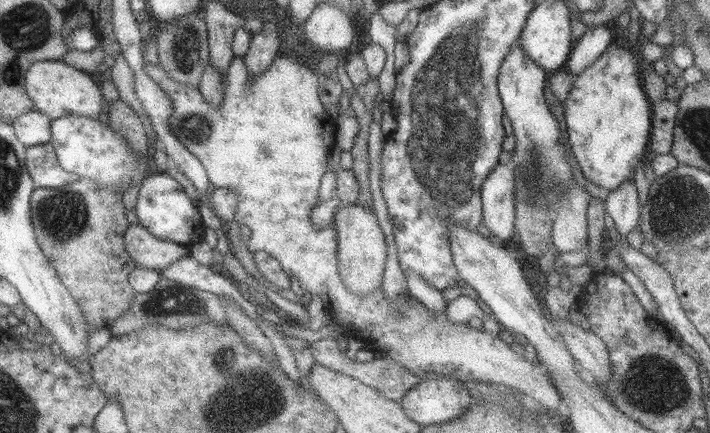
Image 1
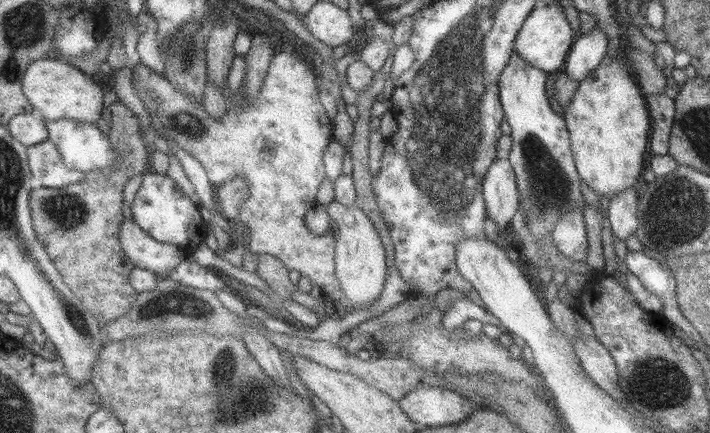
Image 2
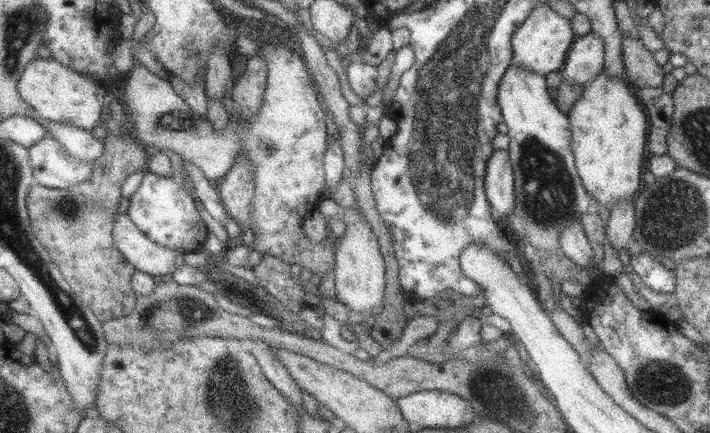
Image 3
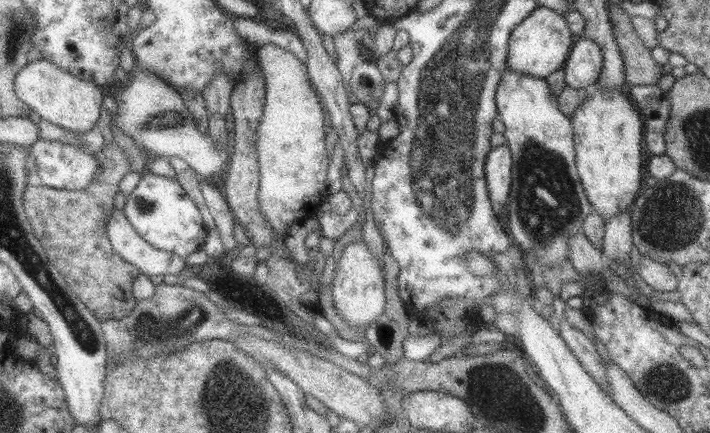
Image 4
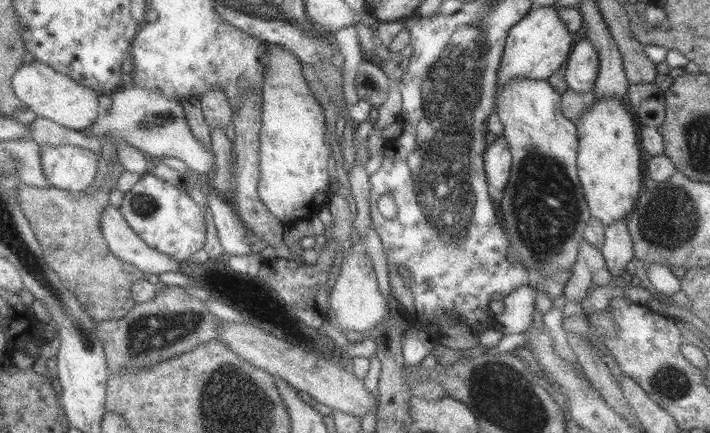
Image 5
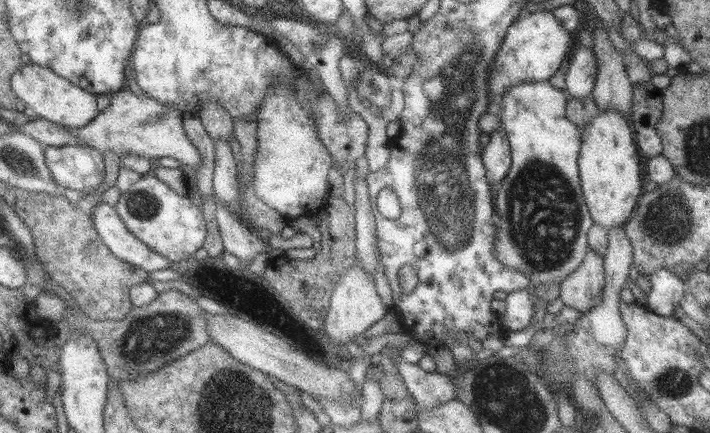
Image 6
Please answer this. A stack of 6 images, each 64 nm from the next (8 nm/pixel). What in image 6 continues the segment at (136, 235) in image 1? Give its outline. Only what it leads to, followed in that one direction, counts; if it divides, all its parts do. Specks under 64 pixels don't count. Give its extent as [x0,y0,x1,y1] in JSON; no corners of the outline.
[91,203,170,272]

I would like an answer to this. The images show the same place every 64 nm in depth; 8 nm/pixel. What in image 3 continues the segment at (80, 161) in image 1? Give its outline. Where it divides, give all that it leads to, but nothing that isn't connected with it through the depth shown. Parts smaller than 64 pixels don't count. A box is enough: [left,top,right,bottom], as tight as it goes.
[38,119,104,164]

